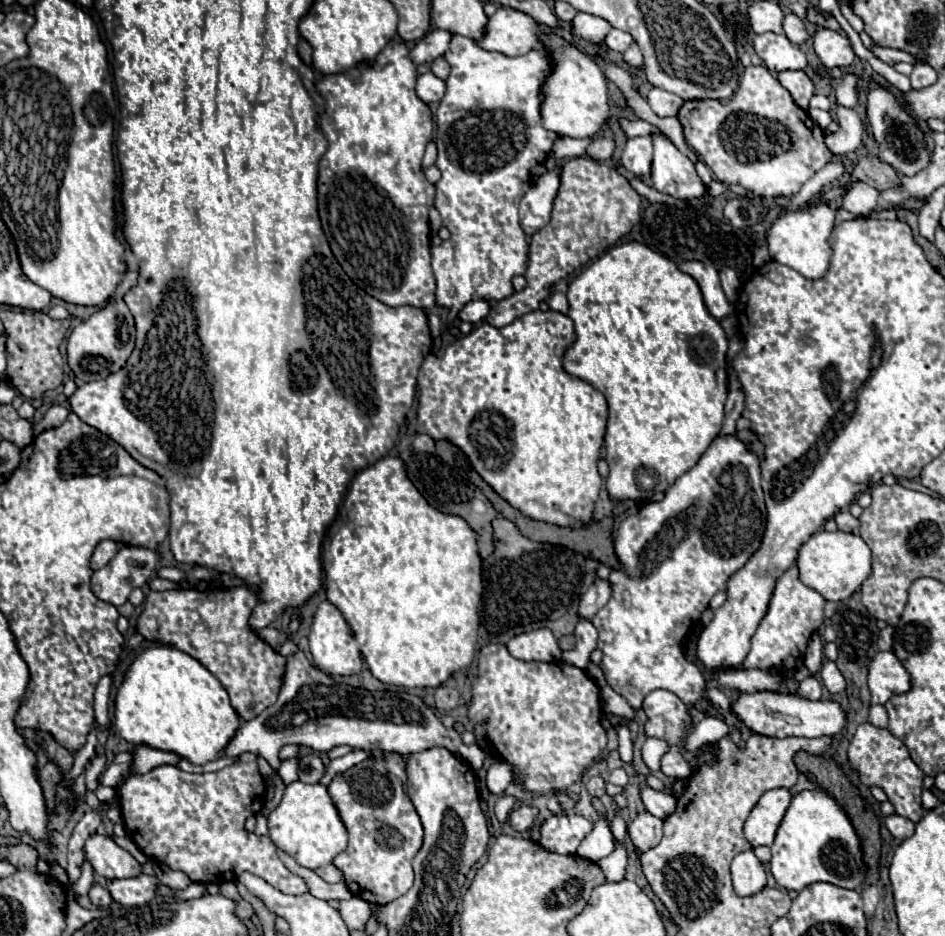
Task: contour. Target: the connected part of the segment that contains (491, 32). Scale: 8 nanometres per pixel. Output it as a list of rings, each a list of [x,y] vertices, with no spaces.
[[[498,8],[496,14],[490,16],[488,26],[486,26],[486,36],[482,38],[482,42],[478,46],[486,48],[486,50],[502,52],[506,56],[520,56],[520,54],[526,54],[526,52],[542,46],[540,36],[542,36],[540,24],[530,14],[514,10],[514,8]]]

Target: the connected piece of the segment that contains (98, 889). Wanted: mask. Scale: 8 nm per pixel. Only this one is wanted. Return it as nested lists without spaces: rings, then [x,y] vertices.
[[[94,884],[94,886],[90,888],[88,896],[90,896],[92,904],[98,906],[98,908],[108,908],[108,906],[114,902],[112,896],[110,896],[110,892],[108,892],[108,888],[106,888],[106,886],[100,886],[100,884]]]

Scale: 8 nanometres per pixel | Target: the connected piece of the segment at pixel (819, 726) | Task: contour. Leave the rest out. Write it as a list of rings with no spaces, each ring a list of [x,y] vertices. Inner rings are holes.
[[[752,692],[752,694],[738,694],[732,702],[732,712],[736,718],[746,724],[752,732],[774,736],[774,738],[788,738],[788,736],[804,736],[804,738],[818,738],[818,736],[834,736],[844,728],[844,712],[836,702],[812,702],[798,694],[780,694],[780,692]]]

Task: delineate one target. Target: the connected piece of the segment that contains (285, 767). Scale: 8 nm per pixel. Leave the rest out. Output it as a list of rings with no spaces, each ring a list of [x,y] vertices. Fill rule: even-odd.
[[[290,758],[290,760],[284,760],[284,762],[282,762],[282,766],[280,766],[280,770],[278,770],[278,774],[280,774],[280,778],[282,778],[282,782],[284,782],[286,786],[298,780],[296,762],[298,762],[298,758]]]

